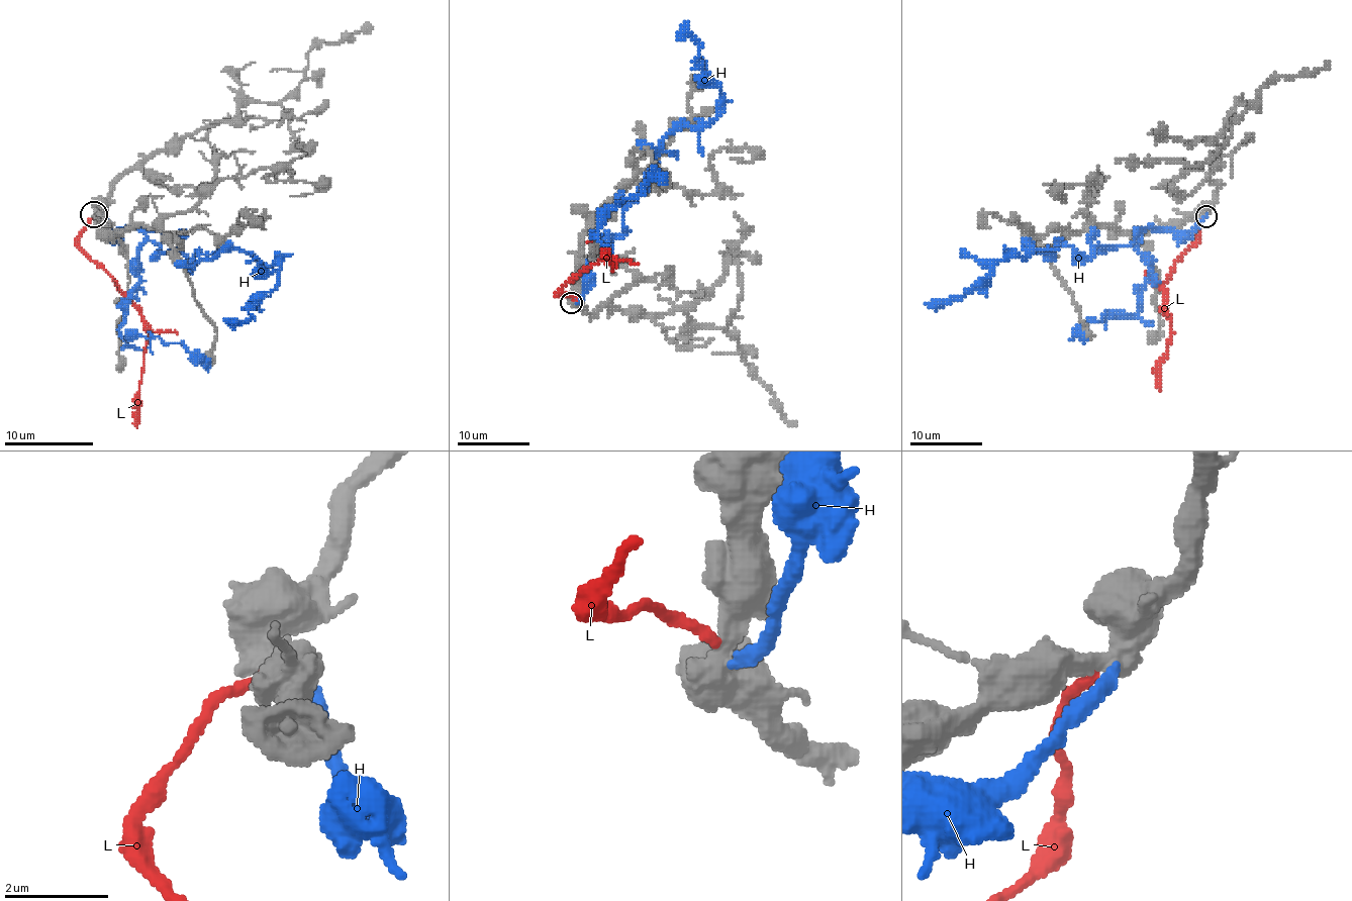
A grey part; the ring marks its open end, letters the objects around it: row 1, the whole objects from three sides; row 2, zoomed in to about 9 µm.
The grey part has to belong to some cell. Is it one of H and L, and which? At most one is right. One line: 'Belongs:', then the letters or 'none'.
Belongs: none

